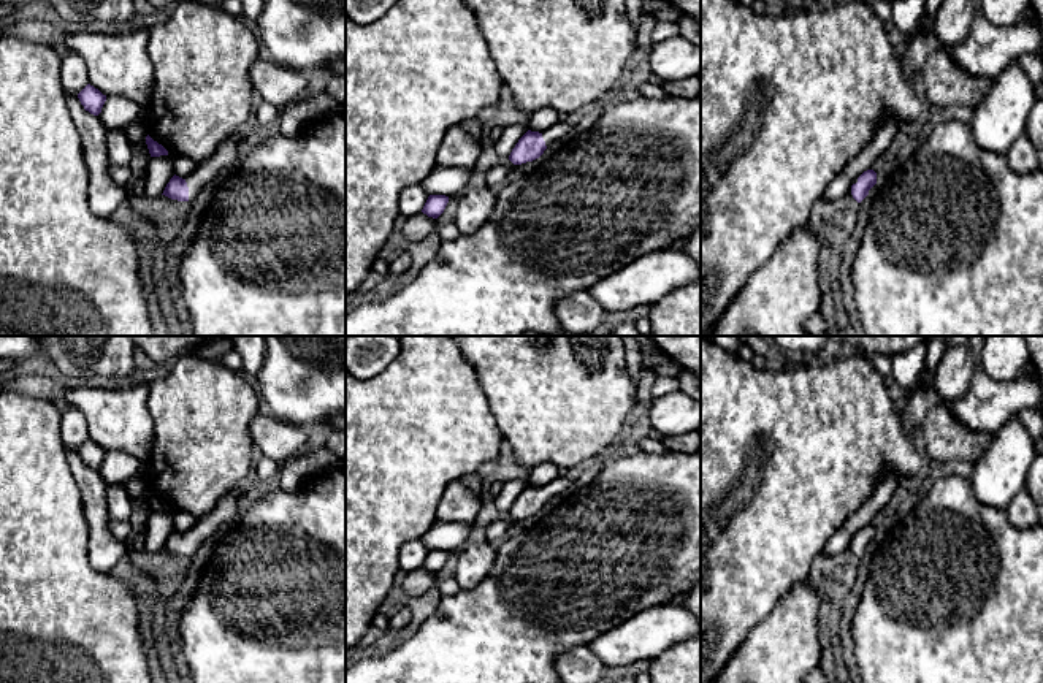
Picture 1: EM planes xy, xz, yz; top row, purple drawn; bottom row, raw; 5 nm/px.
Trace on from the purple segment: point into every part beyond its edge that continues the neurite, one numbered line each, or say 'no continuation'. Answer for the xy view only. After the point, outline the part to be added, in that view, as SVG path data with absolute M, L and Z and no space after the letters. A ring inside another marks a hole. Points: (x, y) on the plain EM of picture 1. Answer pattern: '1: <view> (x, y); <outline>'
1: xy (225, 512); M238 491L227 493L209 515L197 520L195 526L185 532L189 556L195 555L204 542L212 540L222 525L231 525L239 518L239 498L241 494Z

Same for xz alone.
1: xz (558, 487); M560 475L553 482L542 486L542 493L545 496L547 504L555 502L560 496L566 494L572 482L574 479Z

